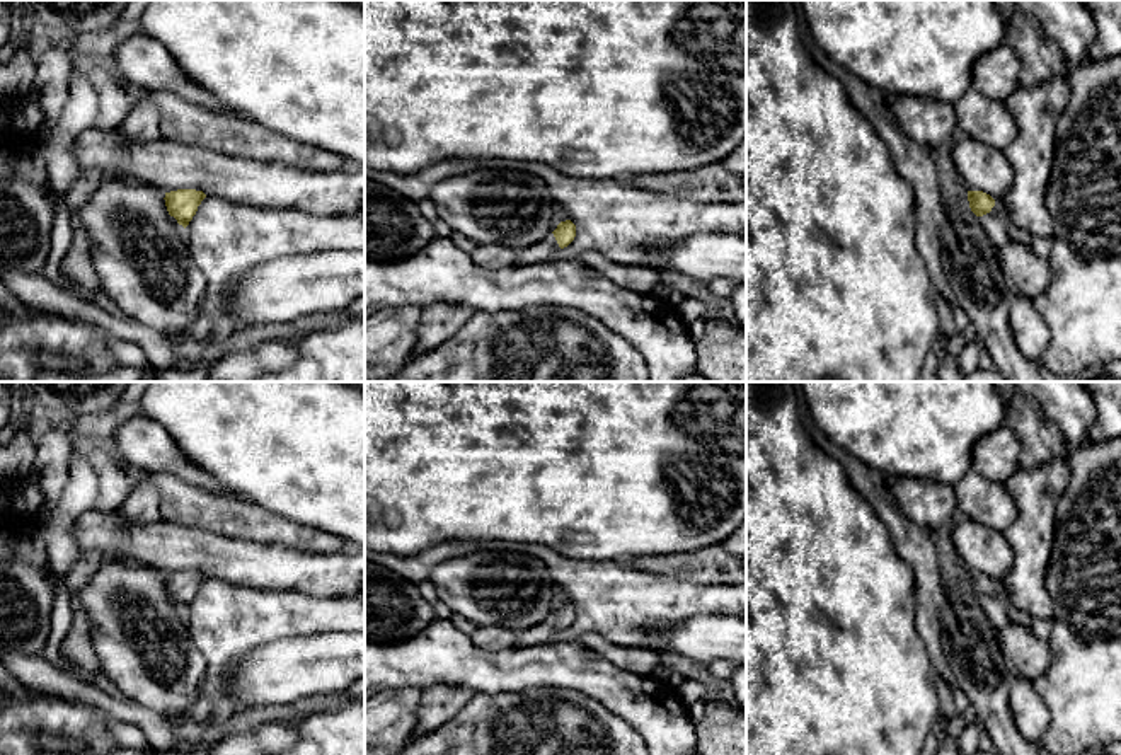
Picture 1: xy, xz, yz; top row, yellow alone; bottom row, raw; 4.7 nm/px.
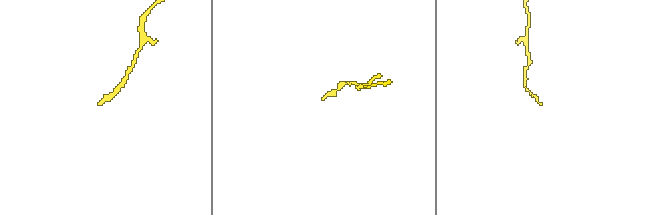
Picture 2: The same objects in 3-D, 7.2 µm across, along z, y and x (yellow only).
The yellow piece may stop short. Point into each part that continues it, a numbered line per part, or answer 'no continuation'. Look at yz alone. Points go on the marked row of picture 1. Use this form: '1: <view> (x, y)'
1: yz (995, 224)

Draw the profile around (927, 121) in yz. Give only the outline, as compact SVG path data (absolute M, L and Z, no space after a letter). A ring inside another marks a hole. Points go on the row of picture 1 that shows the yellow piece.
M917 95L898 97L891 118L910 140L928 150L951 140L957 124L952 104Z

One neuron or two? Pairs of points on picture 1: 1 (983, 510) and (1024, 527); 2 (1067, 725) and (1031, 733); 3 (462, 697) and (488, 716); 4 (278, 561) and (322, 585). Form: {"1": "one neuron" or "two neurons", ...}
{"1": "two neurons", "2": "two neurons", "3": "two neurons", "4": "one neuron"}

